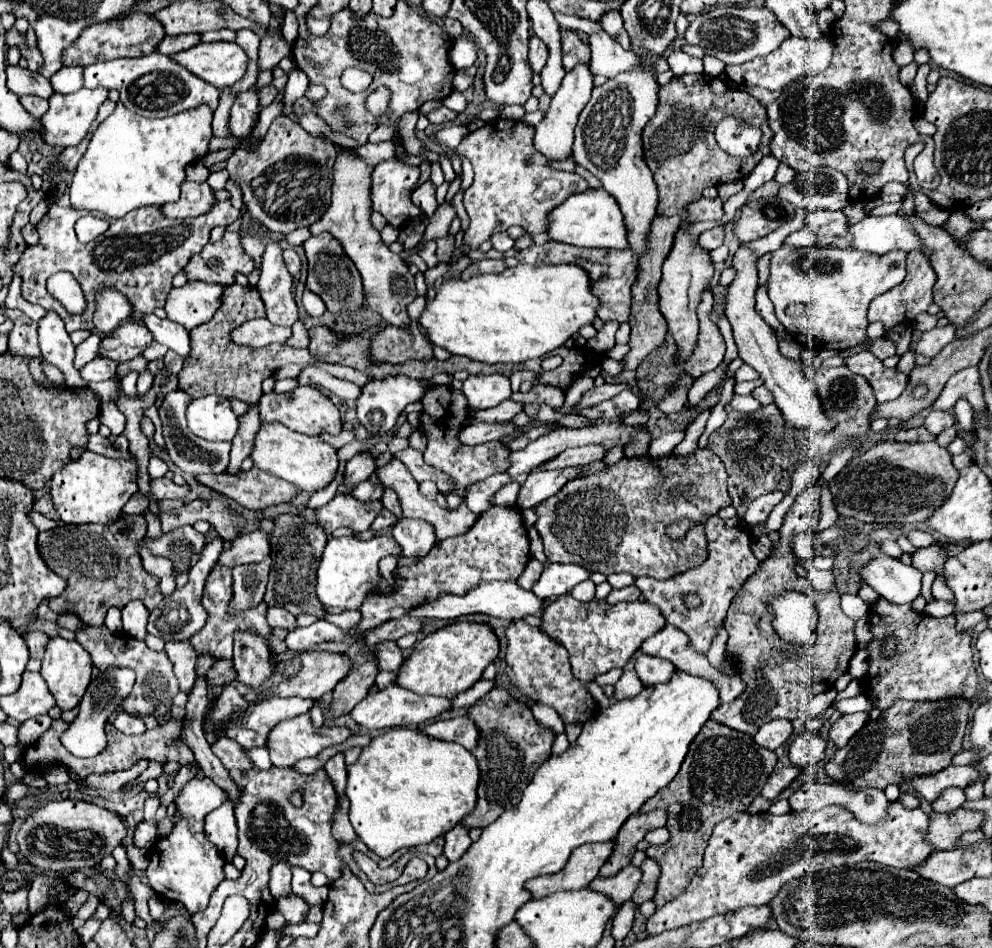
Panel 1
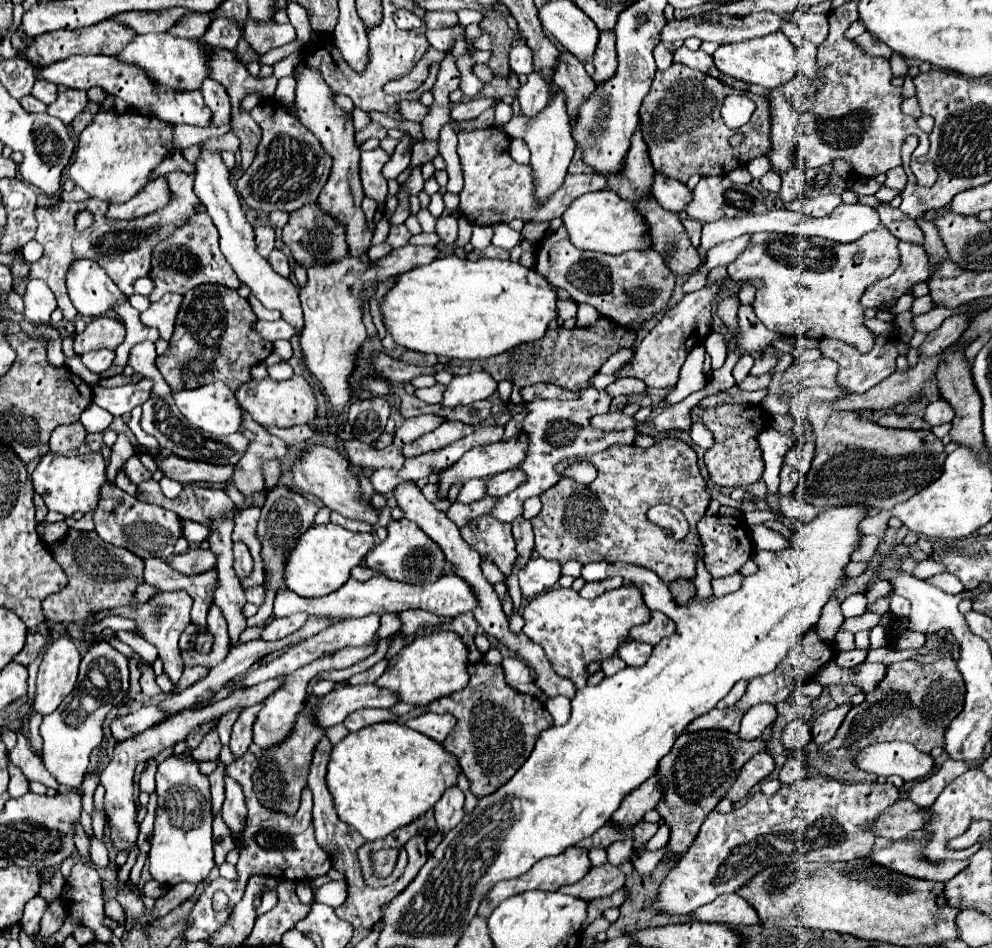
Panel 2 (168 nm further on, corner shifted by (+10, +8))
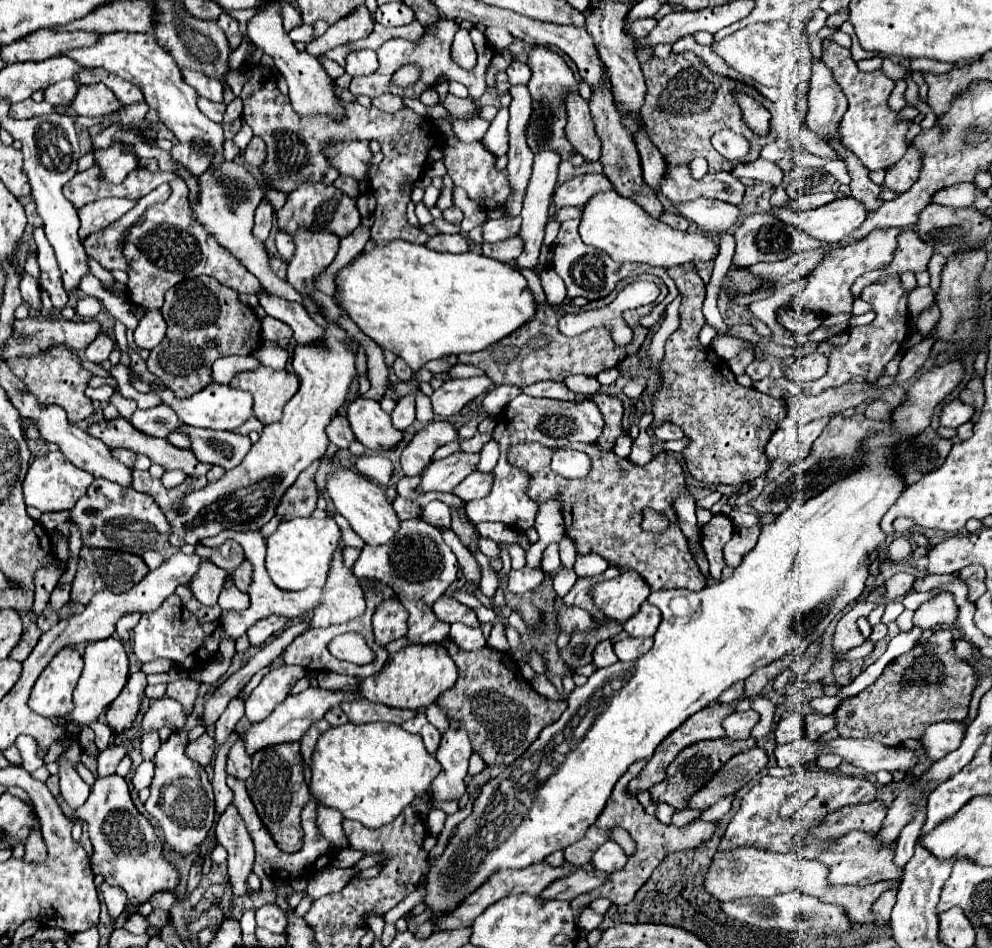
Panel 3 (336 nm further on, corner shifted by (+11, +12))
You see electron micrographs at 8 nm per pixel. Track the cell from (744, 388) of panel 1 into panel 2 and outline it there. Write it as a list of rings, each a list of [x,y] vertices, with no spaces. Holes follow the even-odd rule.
[[[764,352],[762,354],[762,360],[756,360],[754,362],[754,366],[752,366],[752,372],[750,374],[764,374],[764,372],[770,372],[774,366],[776,366],[776,362],[778,362],[778,358],[776,356],[772,356],[772,354],[768,354],[768,352]]]

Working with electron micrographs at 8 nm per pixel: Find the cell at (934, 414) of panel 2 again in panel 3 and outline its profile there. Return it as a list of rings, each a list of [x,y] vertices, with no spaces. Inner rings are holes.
[[[951,400],[949,404],[943,406],[941,410],[941,416],[939,416],[939,422],[941,426],[951,426],[951,428],[957,428],[961,424],[965,424],[971,416],[973,416],[973,408],[959,402],[959,400]]]

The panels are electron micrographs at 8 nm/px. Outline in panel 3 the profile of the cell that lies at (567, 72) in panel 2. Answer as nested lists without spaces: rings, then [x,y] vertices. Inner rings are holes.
[[[579,92],[565,96],[567,108],[567,138],[577,152],[585,156],[585,162],[593,162],[601,156],[601,140],[597,140],[595,124],[589,112],[589,102]]]

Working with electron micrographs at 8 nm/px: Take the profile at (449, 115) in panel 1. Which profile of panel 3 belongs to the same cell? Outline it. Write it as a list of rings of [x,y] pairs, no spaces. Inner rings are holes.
[[[383,94],[383,96],[379,96],[379,98],[373,98],[371,102],[373,102],[375,108],[379,108],[379,110],[383,110],[383,112],[391,112],[391,114],[393,114],[393,112],[399,112],[401,108],[405,108],[403,98],[393,96],[393,94]]]

